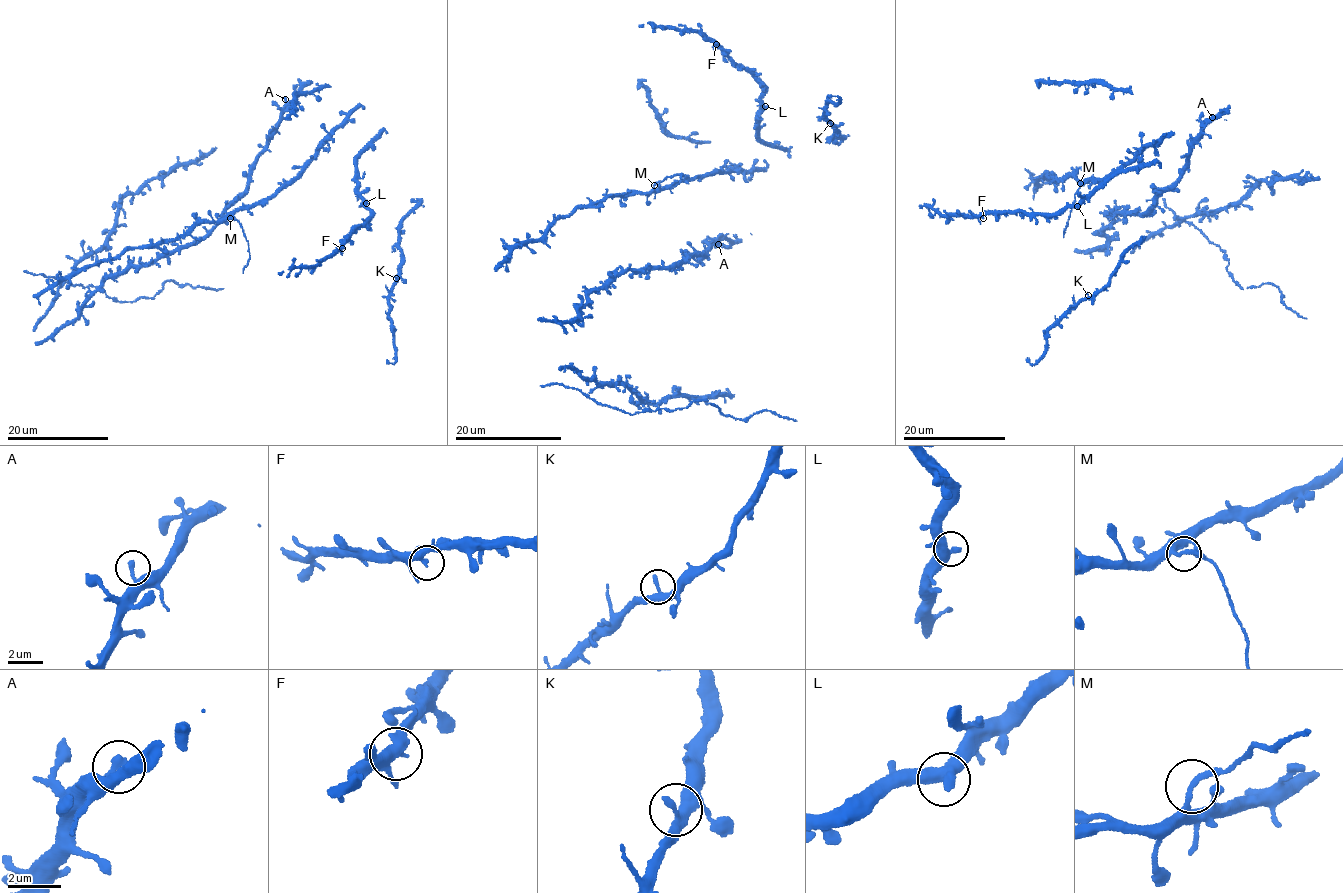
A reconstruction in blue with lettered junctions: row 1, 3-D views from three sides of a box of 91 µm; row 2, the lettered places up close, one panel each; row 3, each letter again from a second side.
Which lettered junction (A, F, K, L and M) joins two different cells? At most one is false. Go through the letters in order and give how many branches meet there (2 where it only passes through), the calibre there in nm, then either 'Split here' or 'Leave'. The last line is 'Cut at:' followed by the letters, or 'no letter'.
A: Branches: 1. Thickness 280 nm. Leave
F: Branches: 2. Thickness 340 nm. Leave
K: Branches: 2. Thickness 320 nm. Leave
L: Branches: 2. Thickness 500 nm. Leave
M: Branches: 2. Thickness 200 nm. Split here
Cut at: M

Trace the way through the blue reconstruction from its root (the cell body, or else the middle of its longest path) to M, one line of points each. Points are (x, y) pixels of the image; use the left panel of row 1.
M: (167, 241), (189, 234), (196, 225), (230, 219)

